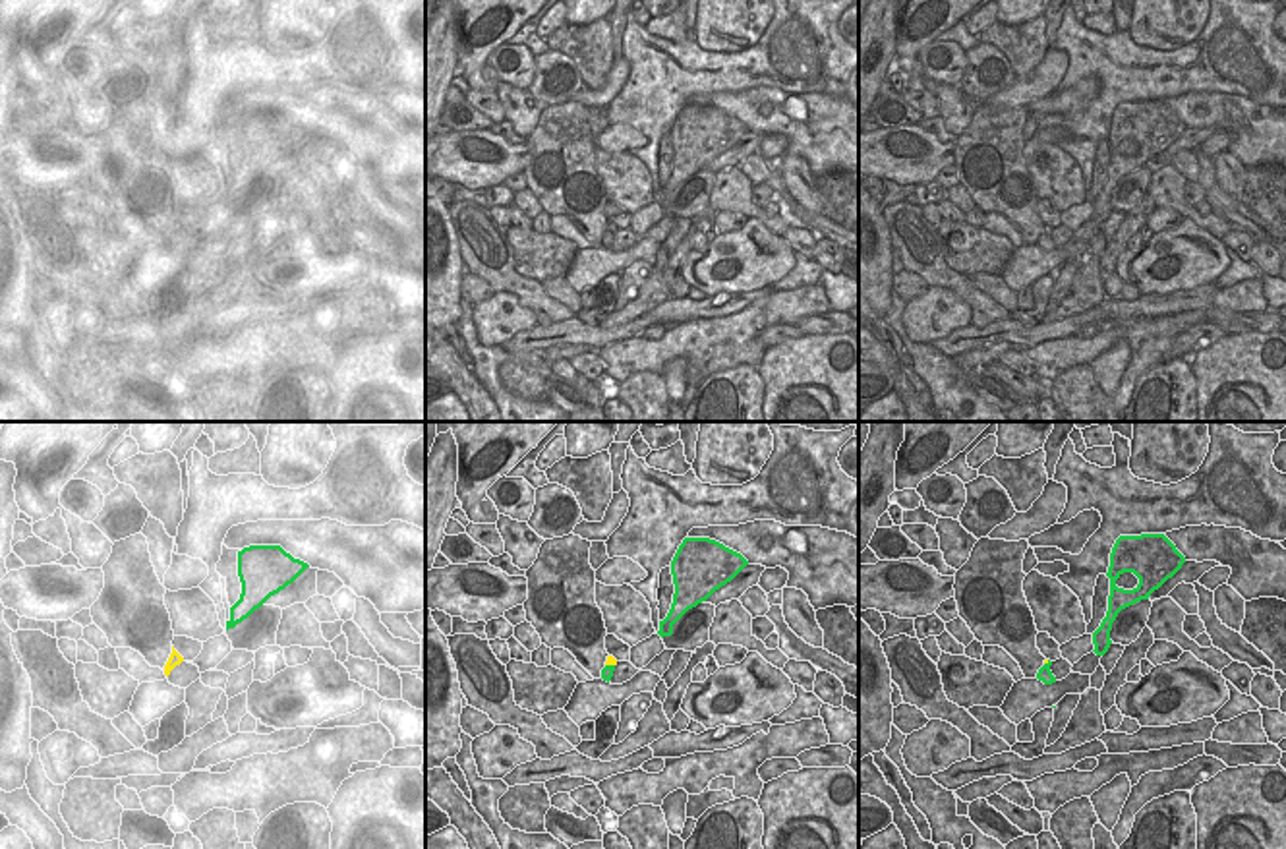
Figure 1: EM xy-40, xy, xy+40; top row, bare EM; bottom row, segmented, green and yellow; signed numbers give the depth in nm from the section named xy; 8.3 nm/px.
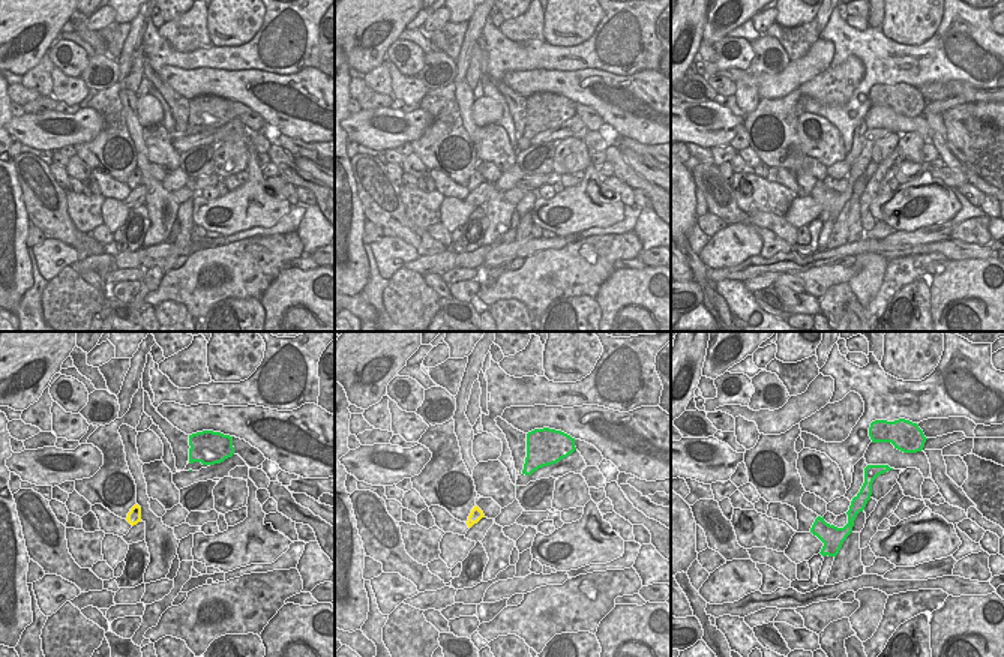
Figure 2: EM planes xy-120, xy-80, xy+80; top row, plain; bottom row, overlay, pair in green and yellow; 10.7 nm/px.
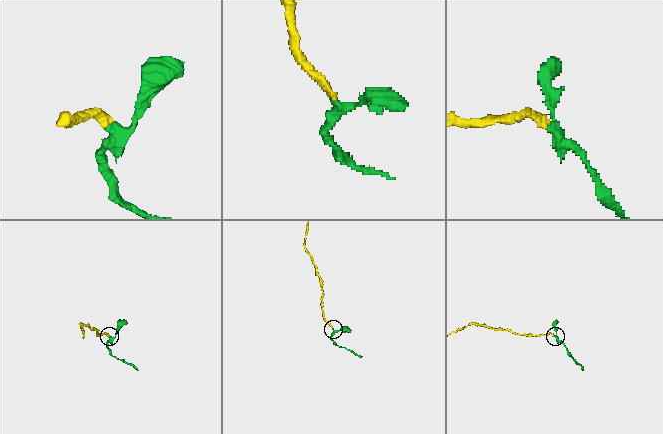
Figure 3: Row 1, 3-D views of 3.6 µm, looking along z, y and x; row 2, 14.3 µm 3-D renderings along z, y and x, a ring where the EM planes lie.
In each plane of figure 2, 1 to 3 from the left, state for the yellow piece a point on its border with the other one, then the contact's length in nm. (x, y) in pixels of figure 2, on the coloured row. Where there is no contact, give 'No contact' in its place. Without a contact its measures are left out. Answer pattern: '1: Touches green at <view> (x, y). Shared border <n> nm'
1: No contact
2: No contact
3: No contact

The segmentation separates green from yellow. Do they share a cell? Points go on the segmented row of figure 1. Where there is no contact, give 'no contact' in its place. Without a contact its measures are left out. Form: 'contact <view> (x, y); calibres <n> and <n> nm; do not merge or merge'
contact xy (610, 666); calibres 100 and 70 nm; merge

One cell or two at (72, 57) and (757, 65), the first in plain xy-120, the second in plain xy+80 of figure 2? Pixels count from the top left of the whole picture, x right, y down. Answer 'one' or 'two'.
two

